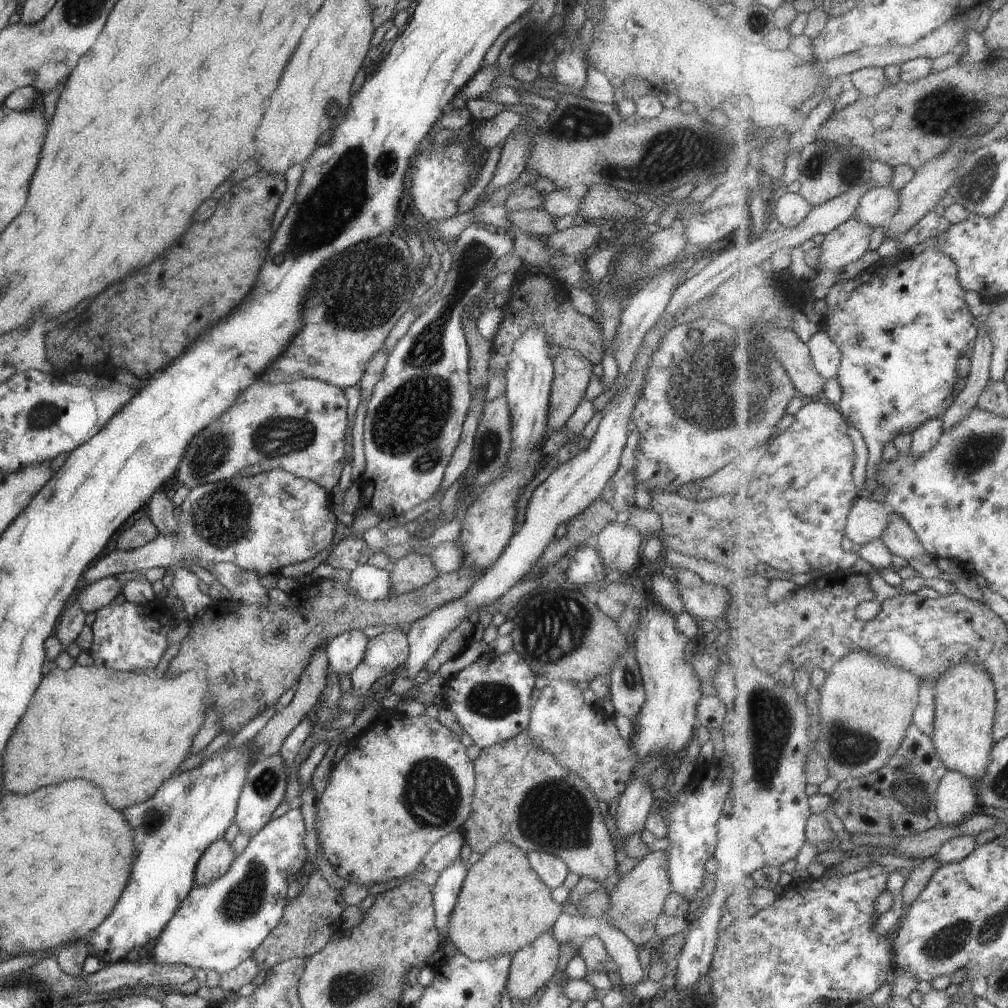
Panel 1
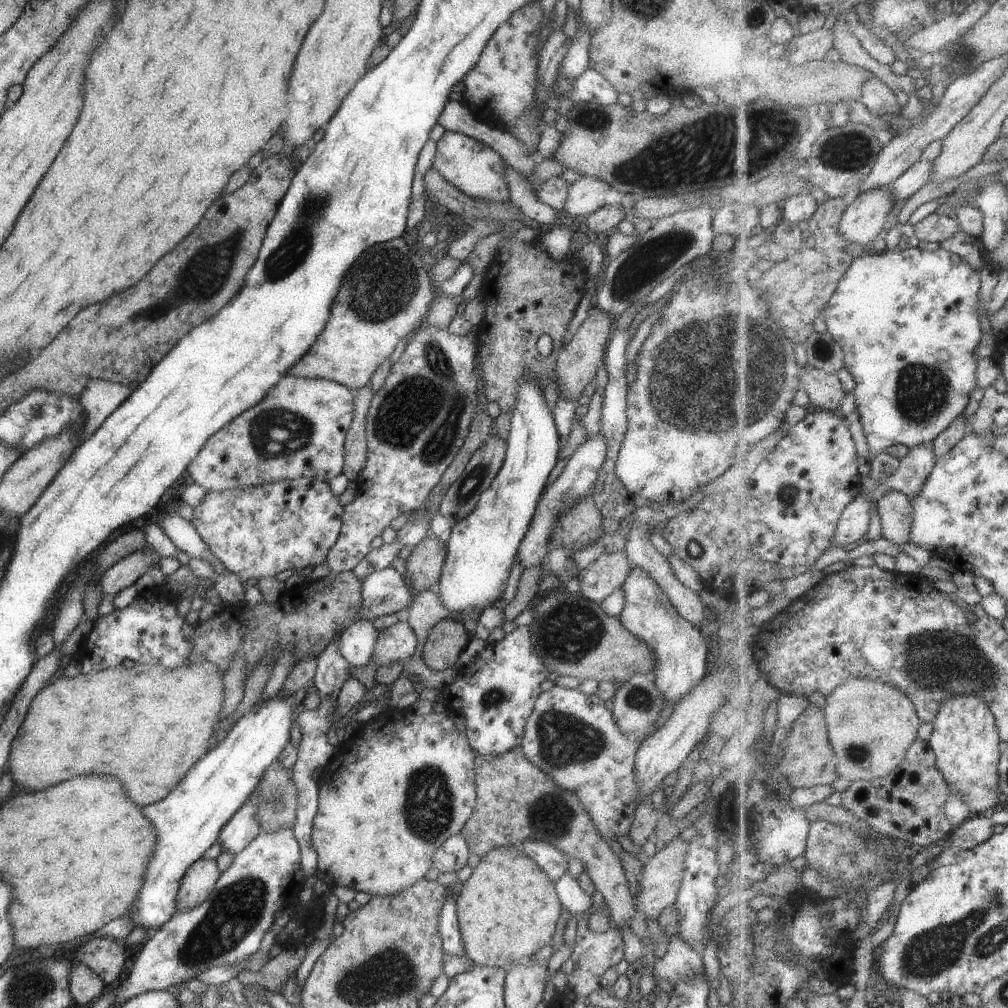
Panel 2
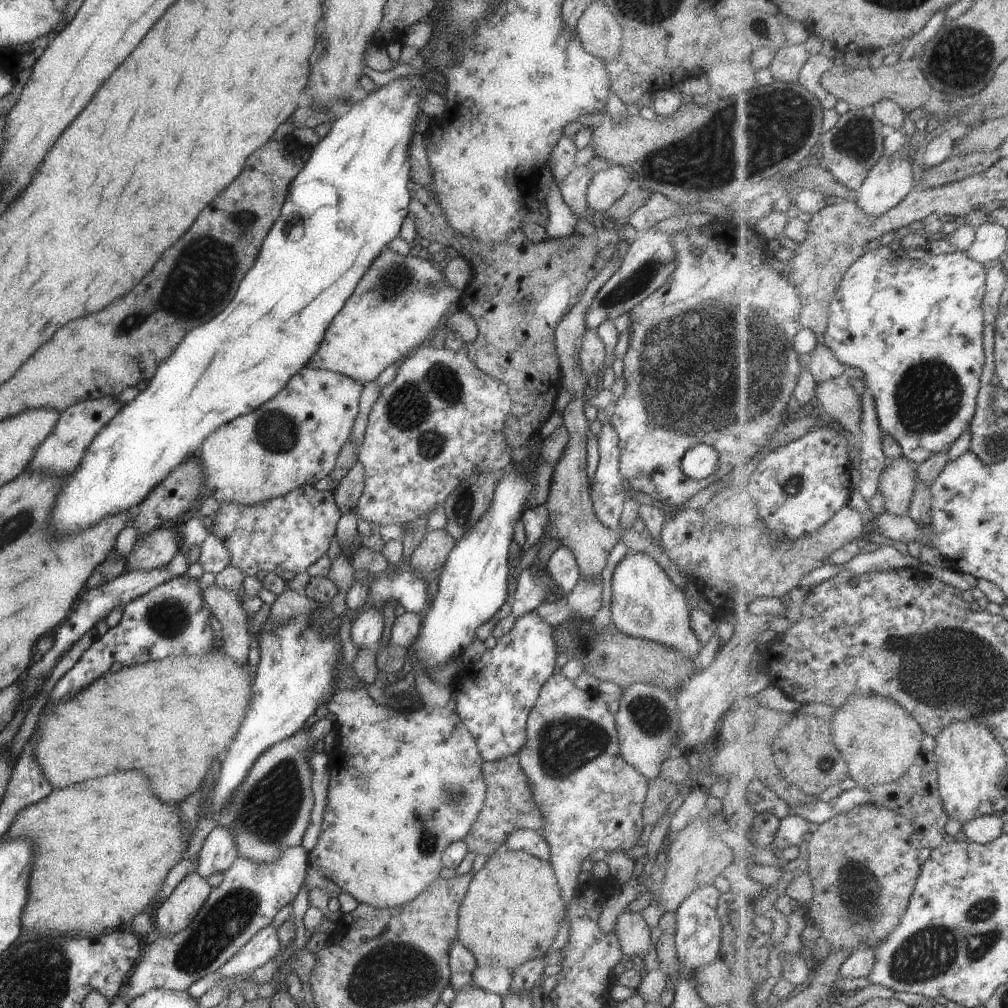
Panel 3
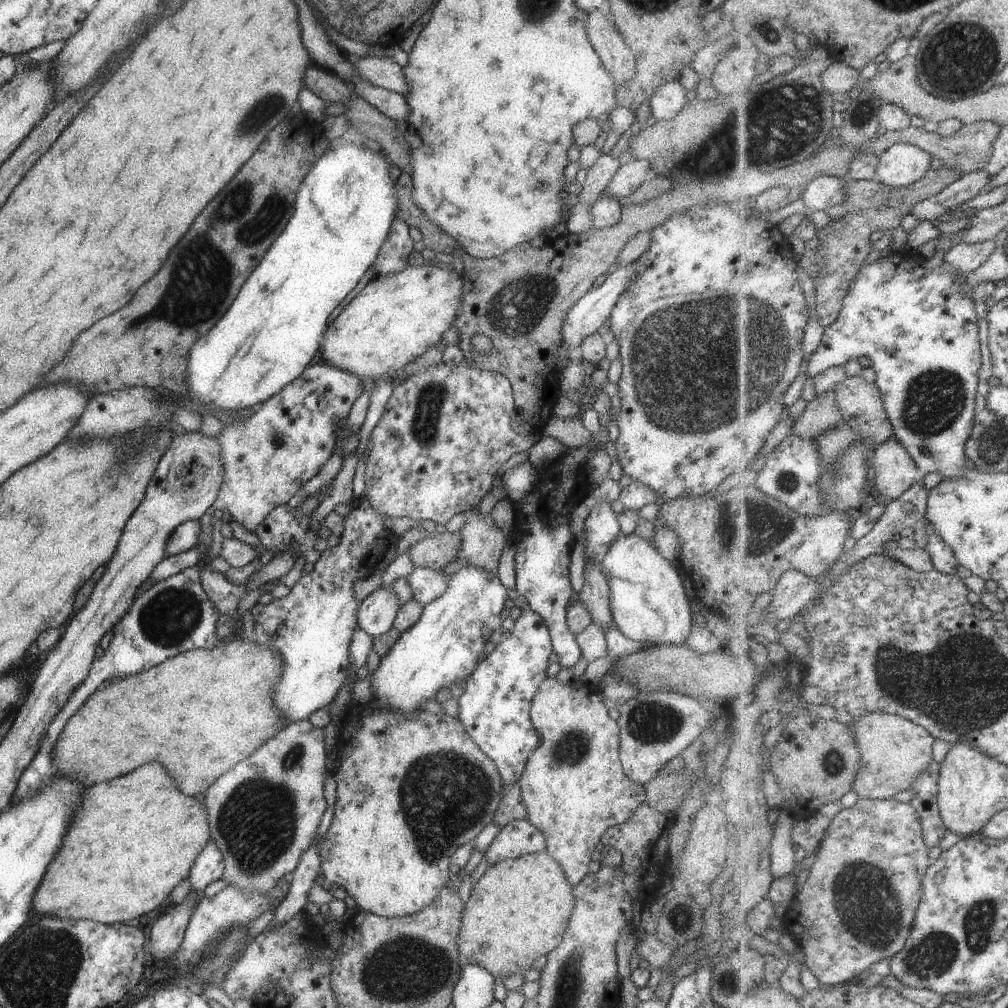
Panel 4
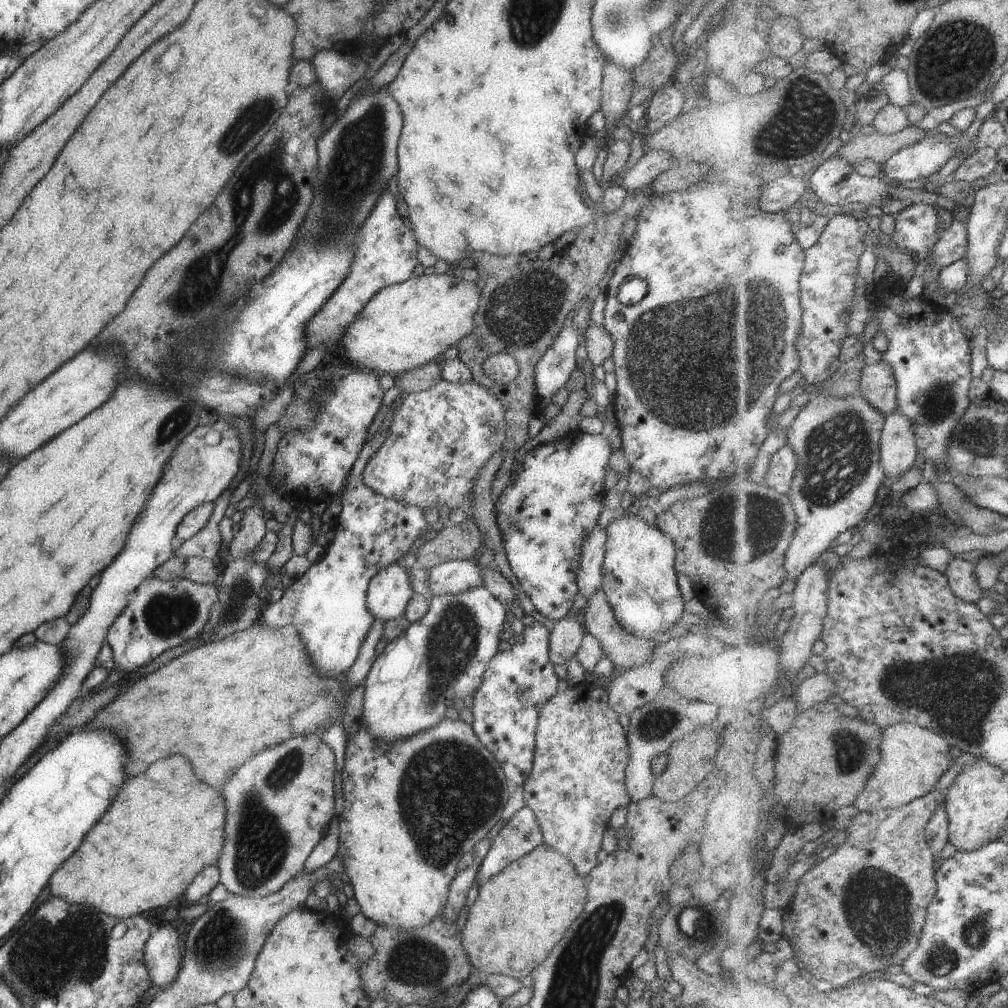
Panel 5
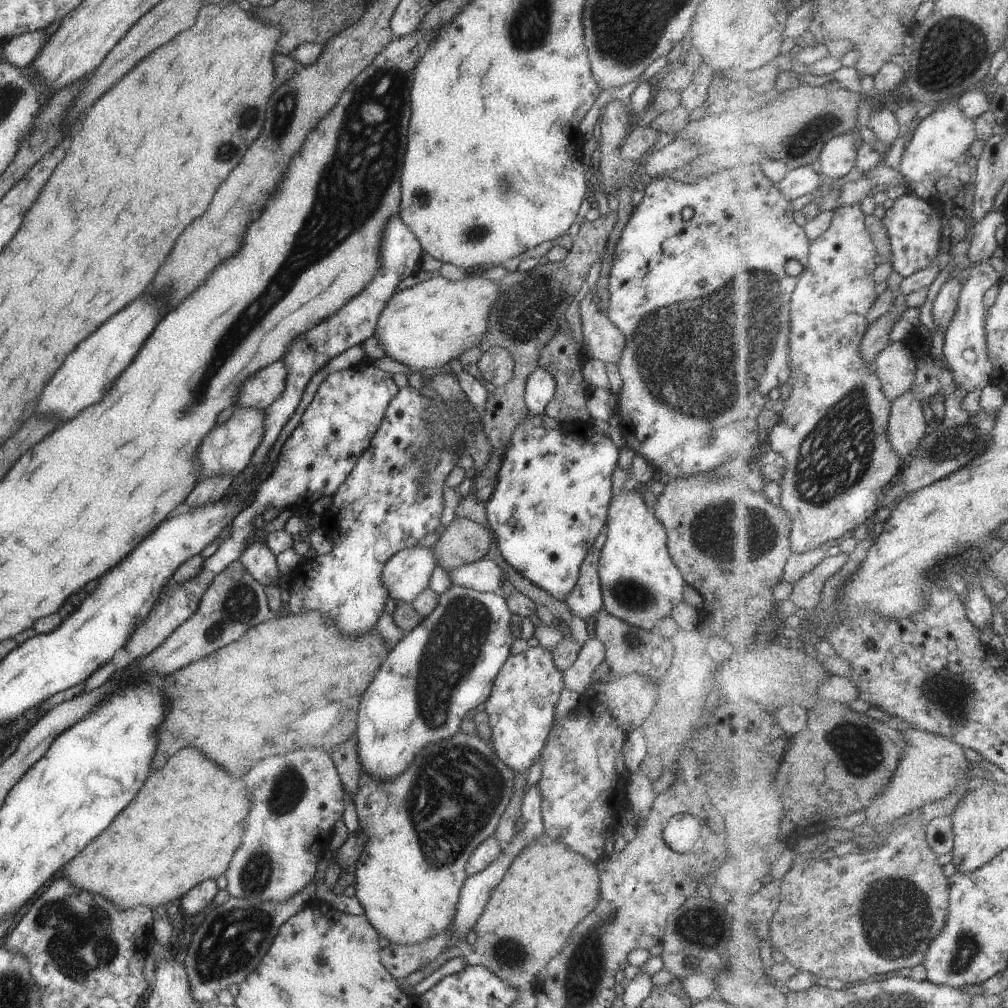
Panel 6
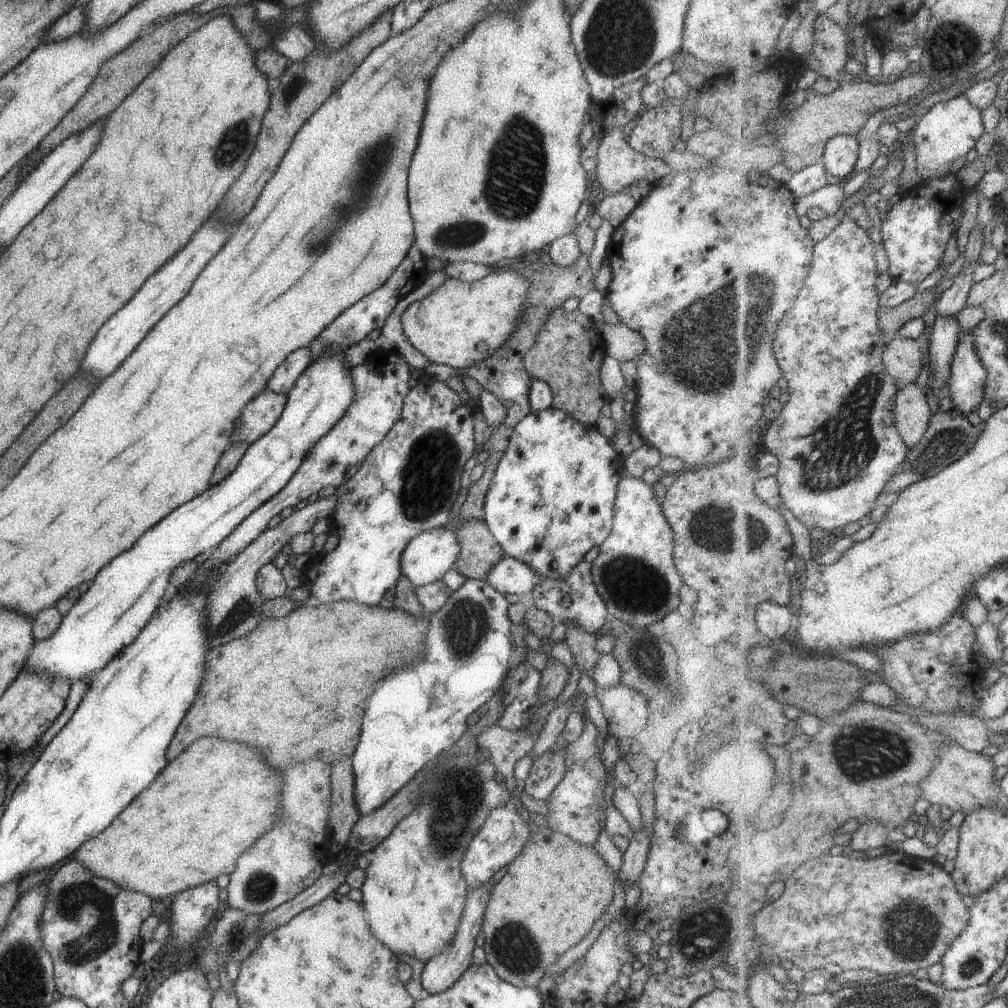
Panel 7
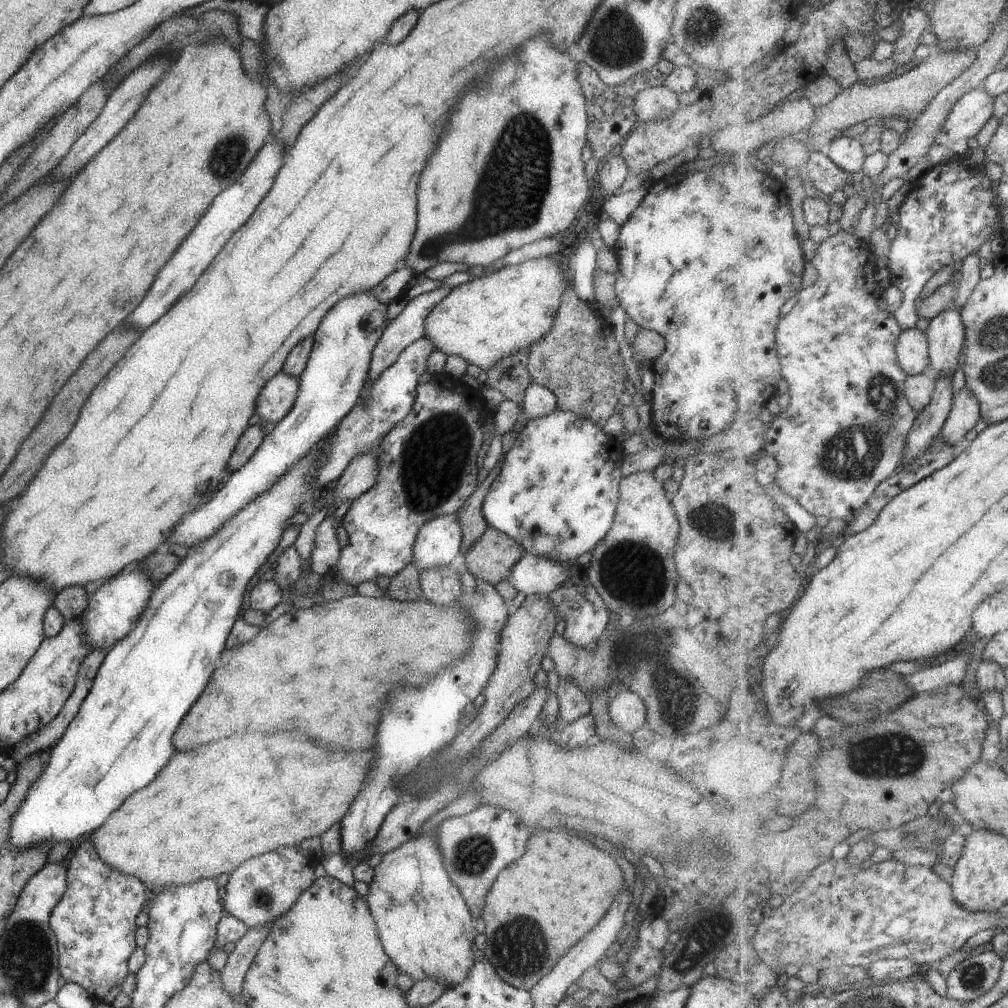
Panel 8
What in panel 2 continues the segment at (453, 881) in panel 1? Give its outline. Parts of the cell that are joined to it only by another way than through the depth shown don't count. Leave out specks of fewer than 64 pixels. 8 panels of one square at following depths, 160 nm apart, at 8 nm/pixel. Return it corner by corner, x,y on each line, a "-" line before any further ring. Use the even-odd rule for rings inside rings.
452,895
444,900
439,909
438,934
442,940
442,950
453,956
465,956
462,936
458,929
455,899

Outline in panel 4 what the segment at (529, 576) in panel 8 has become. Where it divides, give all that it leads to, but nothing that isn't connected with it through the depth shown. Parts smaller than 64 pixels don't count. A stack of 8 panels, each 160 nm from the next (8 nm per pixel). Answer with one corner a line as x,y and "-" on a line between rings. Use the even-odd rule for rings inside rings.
417,567
405,579
411,588
411,600
423,608
445,592
449,576
440,570

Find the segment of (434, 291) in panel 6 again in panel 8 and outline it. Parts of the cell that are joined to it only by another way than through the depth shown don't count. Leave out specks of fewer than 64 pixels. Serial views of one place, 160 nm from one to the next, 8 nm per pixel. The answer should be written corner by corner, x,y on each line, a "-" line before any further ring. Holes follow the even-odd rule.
559,254
559,256
547,255
536,259
529,259
516,265
505,265
499,270
493,271
491,274
483,274
479,277
468,280
466,283
453,287
438,303
435,303
433,308
430,308
430,311
427,313
427,316
423,321
423,337
427,337
431,340
434,344
435,350
439,349
447,356
452,354
460,356
467,364
475,365
477,368
483,370
483,372
485,372
485,370
491,365
495,365
498,361
501,361
504,357
510,355
512,352
521,350
522,348
530,348
534,342
537,342
537,340
539,340
551,328
554,314
559,306
561,295
564,292
566,278
570,278
569,272
565,272
563,266
561,266
562,257
560,255
561,254

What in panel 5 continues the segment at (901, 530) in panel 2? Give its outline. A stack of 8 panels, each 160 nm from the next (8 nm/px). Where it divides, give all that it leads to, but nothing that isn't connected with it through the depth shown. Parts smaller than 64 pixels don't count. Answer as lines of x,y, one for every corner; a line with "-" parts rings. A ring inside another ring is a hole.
895,409
887,418
882,432
882,467
888,483
895,482
915,466
918,444
913,423

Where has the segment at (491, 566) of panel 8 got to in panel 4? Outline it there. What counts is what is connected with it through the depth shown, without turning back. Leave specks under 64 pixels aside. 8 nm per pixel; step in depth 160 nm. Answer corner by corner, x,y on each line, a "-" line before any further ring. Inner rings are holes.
459,531
432,533
409,546
409,560
413,568
440,570
447,563
454,561
455,554
459,552
459,544
461,544

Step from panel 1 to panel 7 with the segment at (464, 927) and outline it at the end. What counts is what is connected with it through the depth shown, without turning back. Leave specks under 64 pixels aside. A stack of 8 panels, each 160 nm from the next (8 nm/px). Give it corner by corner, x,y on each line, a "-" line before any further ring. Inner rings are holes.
531,826
521,852
507,865
505,873
490,888
481,930
486,963
495,974
514,987
534,987
545,968
575,946
595,920
607,909
613,896
613,874
591,845
582,845
549,828

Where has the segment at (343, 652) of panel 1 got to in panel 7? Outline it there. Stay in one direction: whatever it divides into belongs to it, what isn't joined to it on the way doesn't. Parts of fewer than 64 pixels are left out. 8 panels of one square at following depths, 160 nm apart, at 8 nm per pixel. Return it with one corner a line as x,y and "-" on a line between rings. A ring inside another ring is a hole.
449,527
424,530
403,549
400,574
415,588
441,579
453,568
459,549
456,536

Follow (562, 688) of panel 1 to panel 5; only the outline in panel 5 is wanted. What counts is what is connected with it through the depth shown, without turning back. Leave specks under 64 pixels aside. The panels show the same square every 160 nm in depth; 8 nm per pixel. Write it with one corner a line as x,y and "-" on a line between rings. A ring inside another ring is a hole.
583,681
579,684
568,686
564,692
556,692
547,702
541,706
535,731
535,746
532,756
532,769
530,770
527,780
522,784
524,806
529,807
535,815
538,822
542,842
553,850
560,852
566,856
575,867
576,873
584,877
597,863
597,852
601,846
602,834
608,826
608,820
611,812
617,806
627,806
631,802
629,796
626,795
624,785
624,770
628,763
628,744
626,732
617,721
617,711
612,709
608,703
608,694
605,689
595,688
593,685

